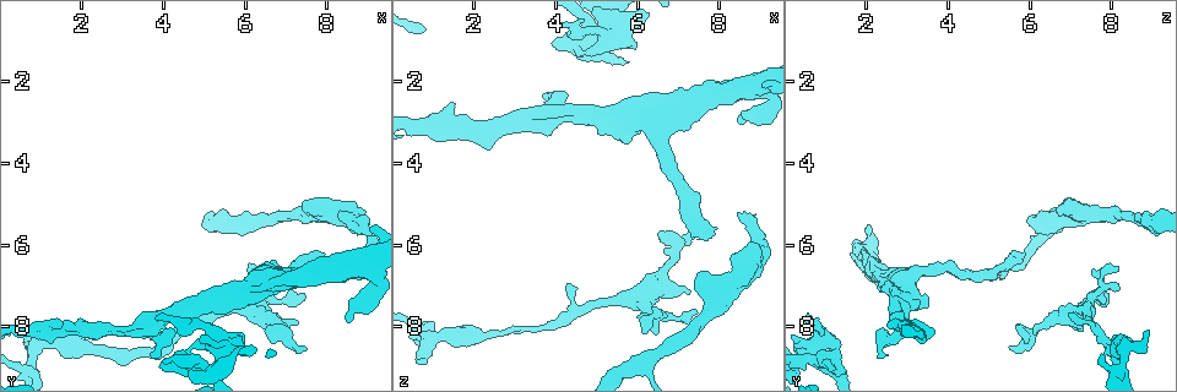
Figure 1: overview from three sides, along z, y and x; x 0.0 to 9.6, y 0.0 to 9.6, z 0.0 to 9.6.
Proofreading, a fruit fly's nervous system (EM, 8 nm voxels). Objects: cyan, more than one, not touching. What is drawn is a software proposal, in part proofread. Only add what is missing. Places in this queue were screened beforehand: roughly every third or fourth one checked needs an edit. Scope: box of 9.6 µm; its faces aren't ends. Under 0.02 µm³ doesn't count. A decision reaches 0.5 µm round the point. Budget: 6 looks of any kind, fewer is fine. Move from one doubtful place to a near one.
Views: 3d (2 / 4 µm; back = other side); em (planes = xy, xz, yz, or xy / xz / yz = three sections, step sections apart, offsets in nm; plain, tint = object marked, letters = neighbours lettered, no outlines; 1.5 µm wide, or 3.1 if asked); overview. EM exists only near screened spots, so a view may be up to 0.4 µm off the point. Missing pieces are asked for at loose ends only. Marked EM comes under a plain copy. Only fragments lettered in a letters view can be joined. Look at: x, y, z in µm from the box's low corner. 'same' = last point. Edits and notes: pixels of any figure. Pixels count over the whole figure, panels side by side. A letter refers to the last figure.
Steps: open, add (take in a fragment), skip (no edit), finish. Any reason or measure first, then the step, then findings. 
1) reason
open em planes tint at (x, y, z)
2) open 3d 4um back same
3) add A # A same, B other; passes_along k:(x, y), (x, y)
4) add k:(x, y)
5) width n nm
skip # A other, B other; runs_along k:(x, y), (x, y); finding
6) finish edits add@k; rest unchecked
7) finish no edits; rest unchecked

an open end
open em planes letters at (0.80, 8.15, 8.90)

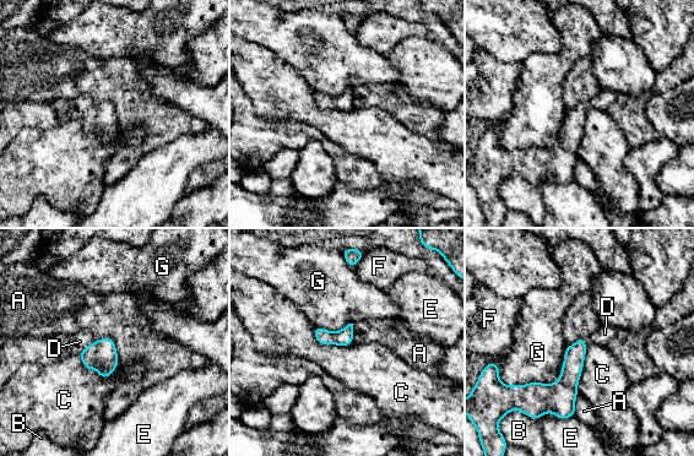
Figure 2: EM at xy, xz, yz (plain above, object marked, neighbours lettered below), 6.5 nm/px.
width 110 nm
add D # A other, B other, C other, D same, E other, F other, G other; passes_along 2:(104, 349), (92, 343), (80, 341); the cell continues

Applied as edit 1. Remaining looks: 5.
thin end
open 3d 2um at (4.25, 7.65, 7.00)

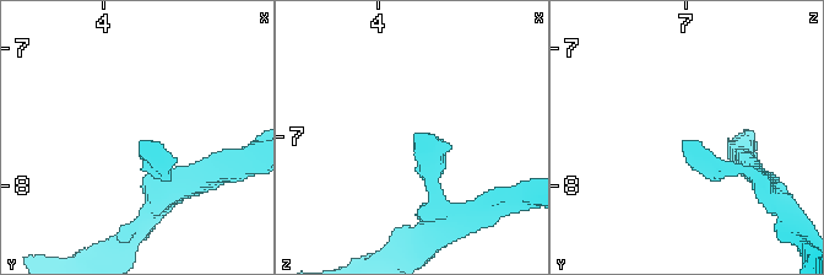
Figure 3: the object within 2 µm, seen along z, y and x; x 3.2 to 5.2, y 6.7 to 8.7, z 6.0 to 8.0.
need the tissue
open em planes letters at (4.30, 7.68, 6.98)

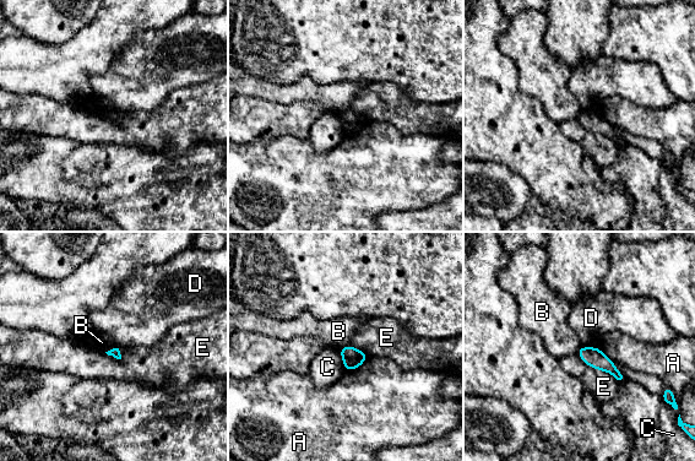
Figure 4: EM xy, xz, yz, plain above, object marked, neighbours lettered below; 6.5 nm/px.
skip # A other, B other, C other, D other, E other; border 4:(117, 347), (106, 352); no lettered fragment goes on from it

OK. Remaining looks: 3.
an open end
open 3d 2um at (3.90, 8.70, 2.50)

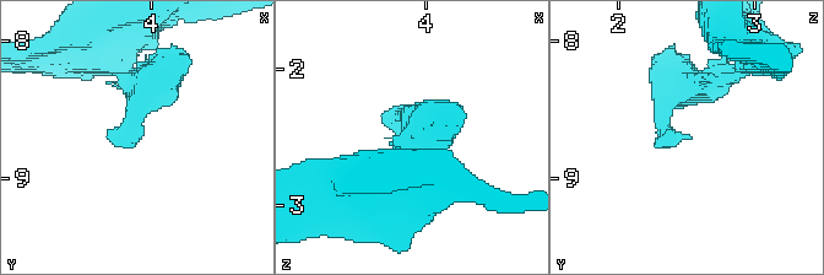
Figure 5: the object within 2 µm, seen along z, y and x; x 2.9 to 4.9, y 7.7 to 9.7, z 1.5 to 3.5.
open em planes letters at (3.90, 8.72, 2.52)

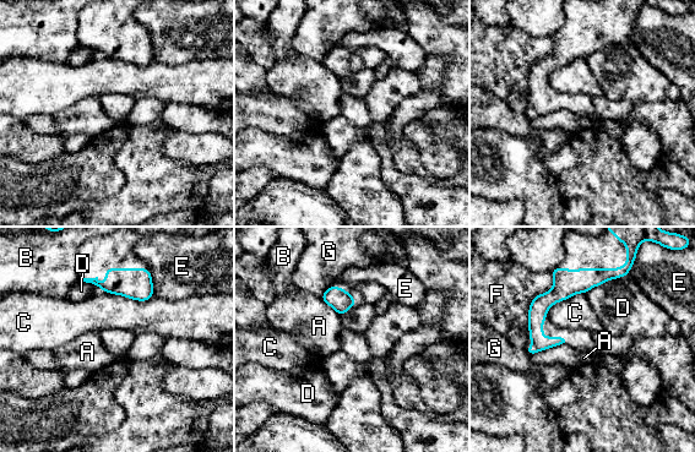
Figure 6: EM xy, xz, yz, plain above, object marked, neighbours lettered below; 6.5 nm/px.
skip # A other, B other, C other, D other, E other, F other, G other; border 6:(320, 297), (340, 316); no lettered fragment goes on from it

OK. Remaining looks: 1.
finish edits add@2; rest unchecked

